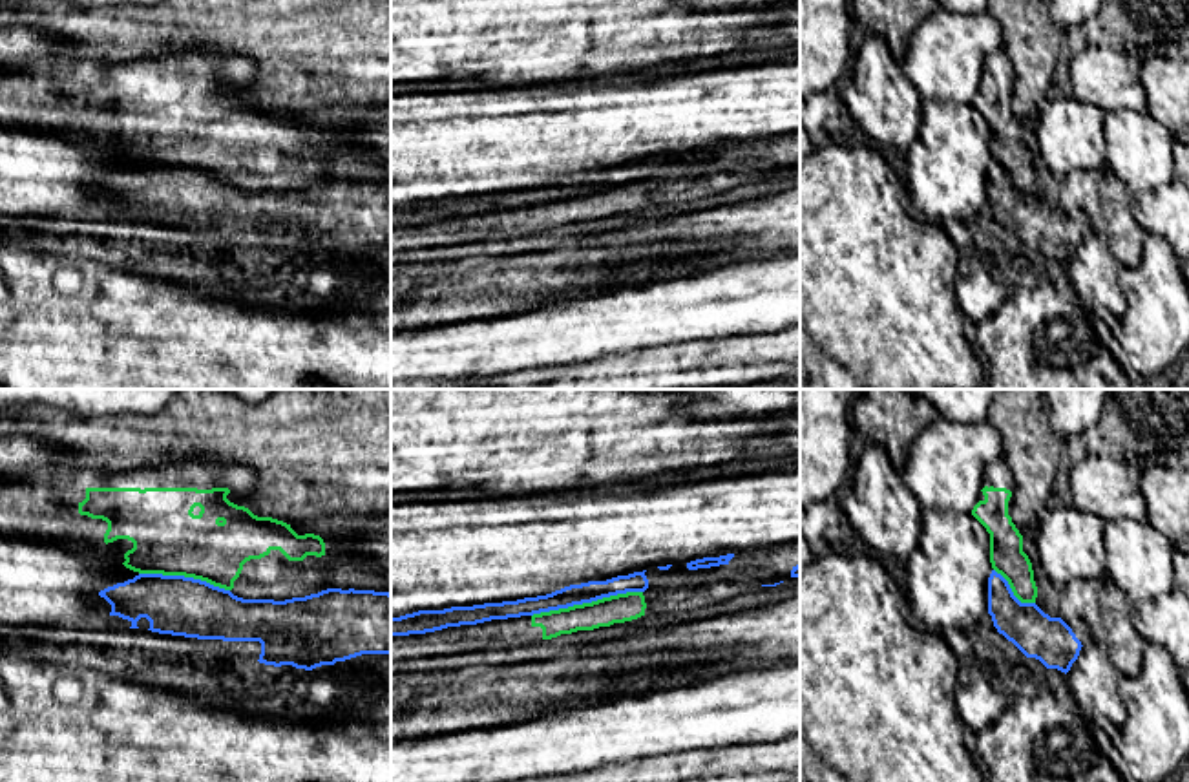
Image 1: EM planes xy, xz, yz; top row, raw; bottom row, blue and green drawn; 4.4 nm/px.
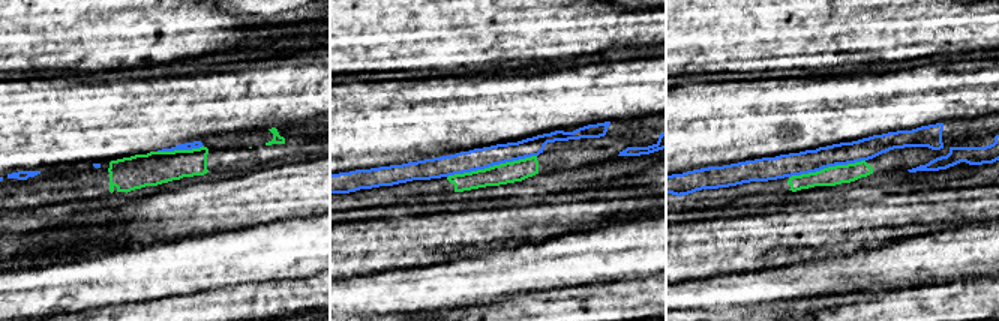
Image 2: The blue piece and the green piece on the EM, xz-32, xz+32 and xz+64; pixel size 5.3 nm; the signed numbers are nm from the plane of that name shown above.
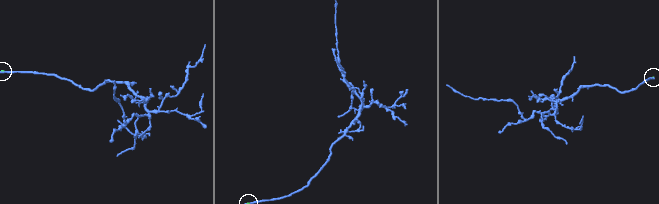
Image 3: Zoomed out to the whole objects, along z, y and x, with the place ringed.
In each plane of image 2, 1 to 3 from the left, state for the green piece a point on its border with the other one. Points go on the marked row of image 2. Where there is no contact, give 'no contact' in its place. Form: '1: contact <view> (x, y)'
1: contact xz-32 (180, 149)
2: contact xz+32 (491, 165)
3: contact xz+64 (827, 167)

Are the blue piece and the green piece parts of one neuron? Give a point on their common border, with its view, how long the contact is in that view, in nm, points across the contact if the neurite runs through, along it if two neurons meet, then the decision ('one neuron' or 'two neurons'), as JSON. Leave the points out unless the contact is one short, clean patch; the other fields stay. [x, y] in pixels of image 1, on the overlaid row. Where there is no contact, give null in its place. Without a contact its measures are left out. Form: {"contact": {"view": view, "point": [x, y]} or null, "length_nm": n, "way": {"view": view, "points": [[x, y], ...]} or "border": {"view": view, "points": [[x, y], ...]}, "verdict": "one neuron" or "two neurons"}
{"contact": {"view": "xz", "point": [587, 602]}, "length_nm": 500, "verdict": "two neurons"}

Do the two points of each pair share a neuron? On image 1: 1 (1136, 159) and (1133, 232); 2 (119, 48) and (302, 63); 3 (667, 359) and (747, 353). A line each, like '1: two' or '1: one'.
1: two
2: one
3: one

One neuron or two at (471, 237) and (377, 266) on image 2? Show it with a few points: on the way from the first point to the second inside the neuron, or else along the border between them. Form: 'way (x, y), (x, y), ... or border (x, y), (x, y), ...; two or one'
way (447, 242), (434, 248), (401, 251); one

